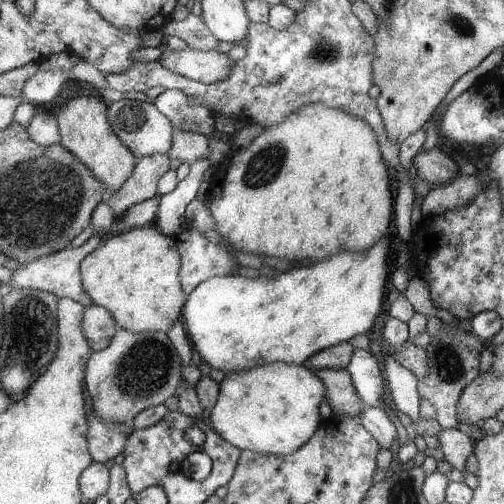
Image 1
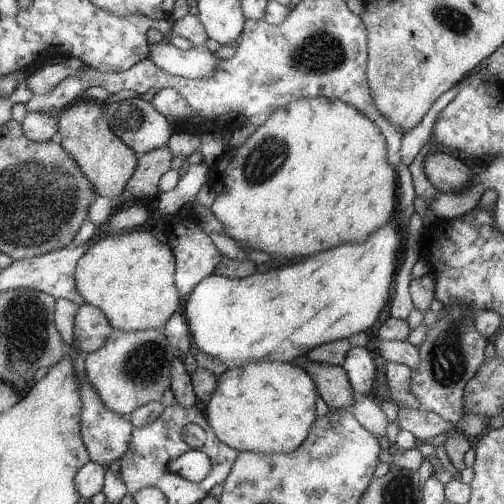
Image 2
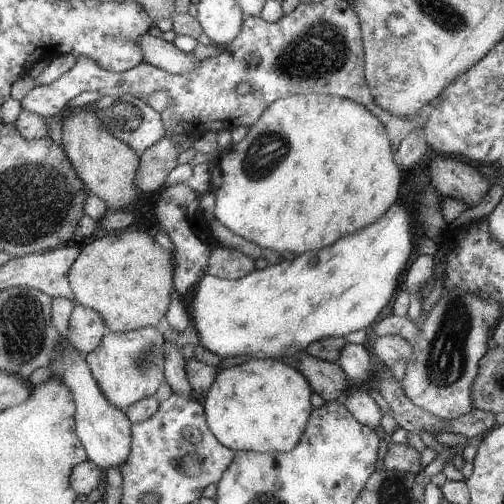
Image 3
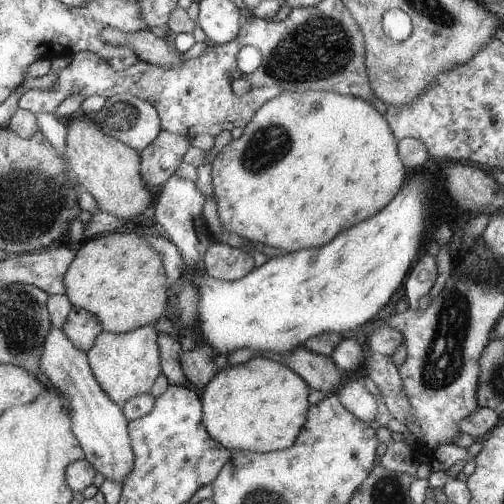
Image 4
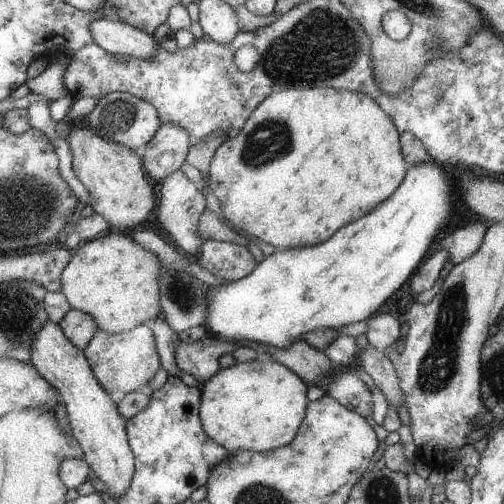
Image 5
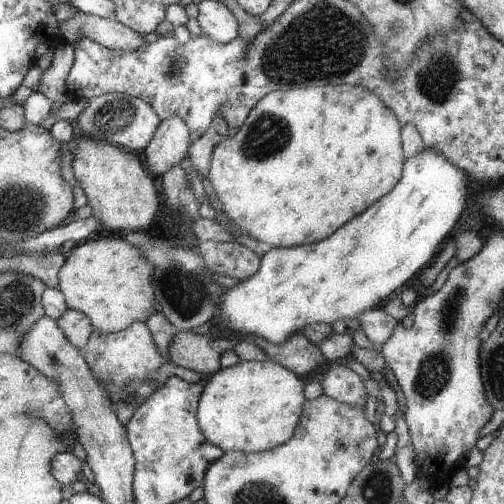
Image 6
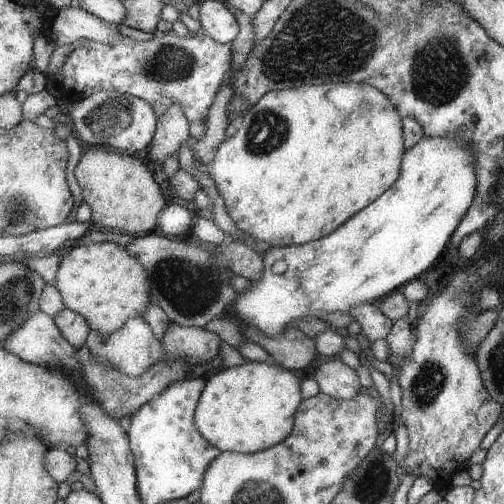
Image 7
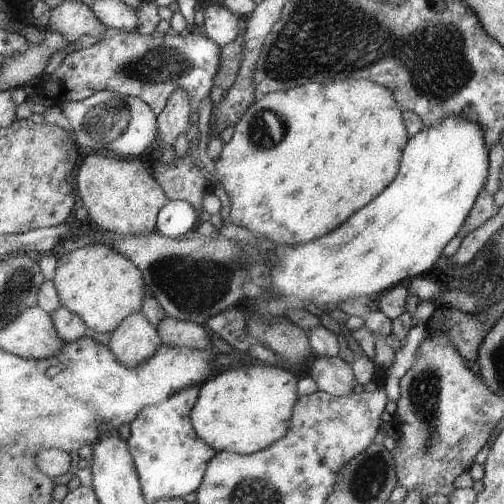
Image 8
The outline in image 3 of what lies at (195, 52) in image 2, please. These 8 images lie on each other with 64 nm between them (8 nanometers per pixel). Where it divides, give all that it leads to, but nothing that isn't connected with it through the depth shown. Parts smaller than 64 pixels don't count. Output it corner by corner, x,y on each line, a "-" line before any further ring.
143,34
139,38
139,48
143,52
145,64
151,64
169,74
185,74
199,62
191,54
177,50
169,42
169,38
155,38
151,34

